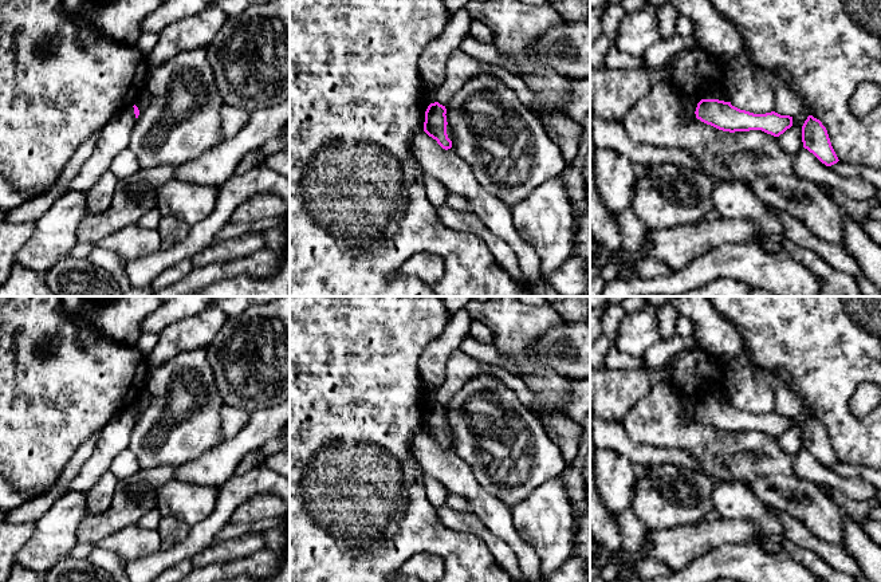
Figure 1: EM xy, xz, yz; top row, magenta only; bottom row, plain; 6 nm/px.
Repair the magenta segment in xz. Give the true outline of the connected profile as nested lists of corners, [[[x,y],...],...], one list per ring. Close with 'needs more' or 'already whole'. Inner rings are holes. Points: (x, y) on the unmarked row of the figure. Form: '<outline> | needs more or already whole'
[[[438,402],[430,404],[425,412],[424,432],[437,441],[437,444],[448,451],[452,448],[452,441],[447,434],[447,409]]] | already whole

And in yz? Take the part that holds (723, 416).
[[[701,400],[695,414],[701,422],[729,433],[762,430],[779,437],[792,426],[790,416],[780,416],[775,412],[754,414],[719,400]]] | already whole

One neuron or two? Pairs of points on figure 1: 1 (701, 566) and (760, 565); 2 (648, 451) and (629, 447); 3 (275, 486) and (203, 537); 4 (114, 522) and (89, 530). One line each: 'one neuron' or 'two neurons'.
1: one neuron
2: one neuron
3: one neuron
4: one neuron

